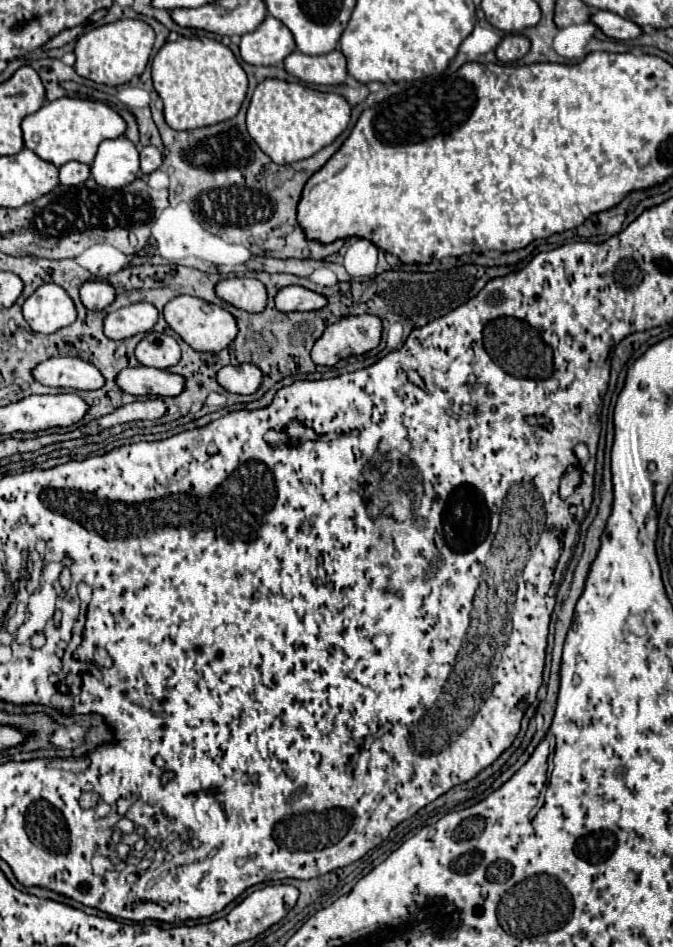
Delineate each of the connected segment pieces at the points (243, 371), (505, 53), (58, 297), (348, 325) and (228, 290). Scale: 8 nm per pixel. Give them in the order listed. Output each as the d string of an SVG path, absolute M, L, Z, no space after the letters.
M255 364L223 366L217 372L217 382L223 390L233 394L253 394L261 384L261 370Z
M505 34L501 44L497 46L495 50L495 56L501 60L501 62L515 62L515 60L521 60L527 52L529 52L529 40L521 34Z
M45 284L39 286L21 306L27 324L41 334L51 334L63 326L73 324L77 318L73 300L61 286Z
M373 314L349 316L325 328L313 344L311 358L315 364L333 366L343 358L365 354L381 340L381 320Z
M225 278L215 284L215 294L235 308L247 312L263 312L267 302L265 286L255 278Z

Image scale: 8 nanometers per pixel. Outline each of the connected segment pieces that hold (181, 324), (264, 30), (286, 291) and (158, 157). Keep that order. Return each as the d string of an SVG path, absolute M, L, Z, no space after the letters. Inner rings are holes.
M177 296L169 300L163 308L163 318L169 324L169 328L197 352L219 352L227 348L237 336L237 322L227 310L195 296Z
M267 16L255 32L249 32L241 38L239 48L241 58L247 64L271 66L283 62L289 54L295 52L295 38L285 24L273 16Z
M285 286L275 294L275 306L281 312L305 312L305 310L319 310L327 304L327 298L307 290L303 286Z
M137 144L137 148L139 148L139 154L141 154L141 172L143 174L155 172L161 166L161 162L163 162L163 154L155 146Z

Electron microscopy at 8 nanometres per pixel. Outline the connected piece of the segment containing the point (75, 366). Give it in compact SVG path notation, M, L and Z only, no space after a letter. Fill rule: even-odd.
M47 358L33 368L33 378L39 384L55 388L97 390L103 386L101 372L81 358Z

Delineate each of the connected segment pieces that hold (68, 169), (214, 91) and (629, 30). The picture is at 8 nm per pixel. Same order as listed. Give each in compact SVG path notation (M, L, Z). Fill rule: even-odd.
M67 162L59 168L59 180L67 186L77 186L91 176L91 166L81 162Z
M181 38L167 42L151 62L153 86L165 104L165 120L173 130L195 130L233 118L247 94L247 74L235 54L213 38Z
M595 10L593 16L591 16L591 22L595 26L599 26L605 36L615 38L615 40L633 40L633 38L641 36L641 28L635 22L623 18L615 12Z

